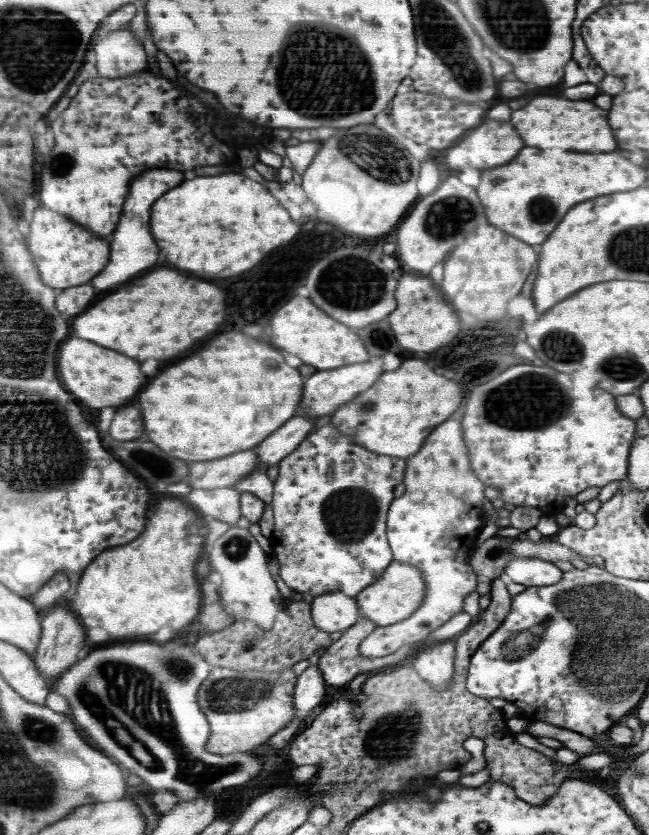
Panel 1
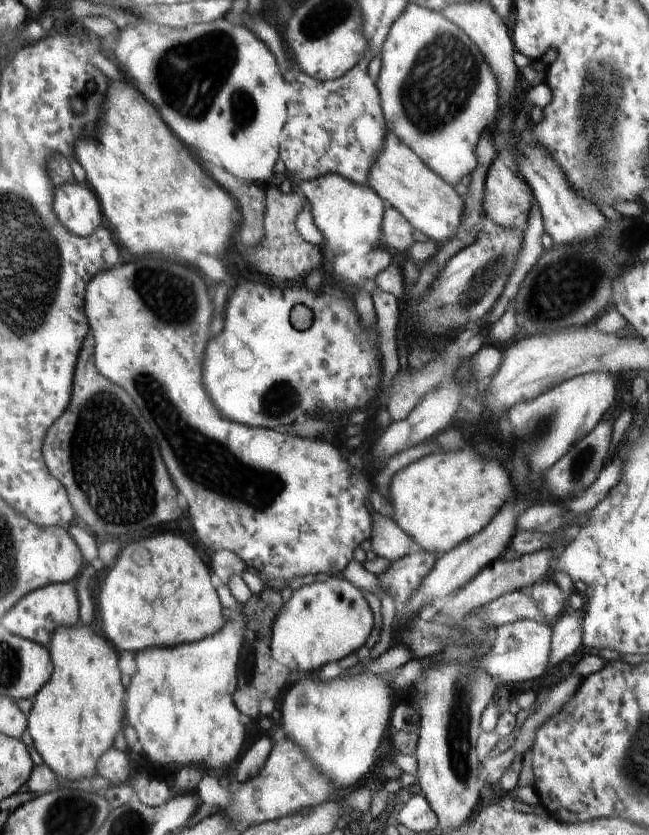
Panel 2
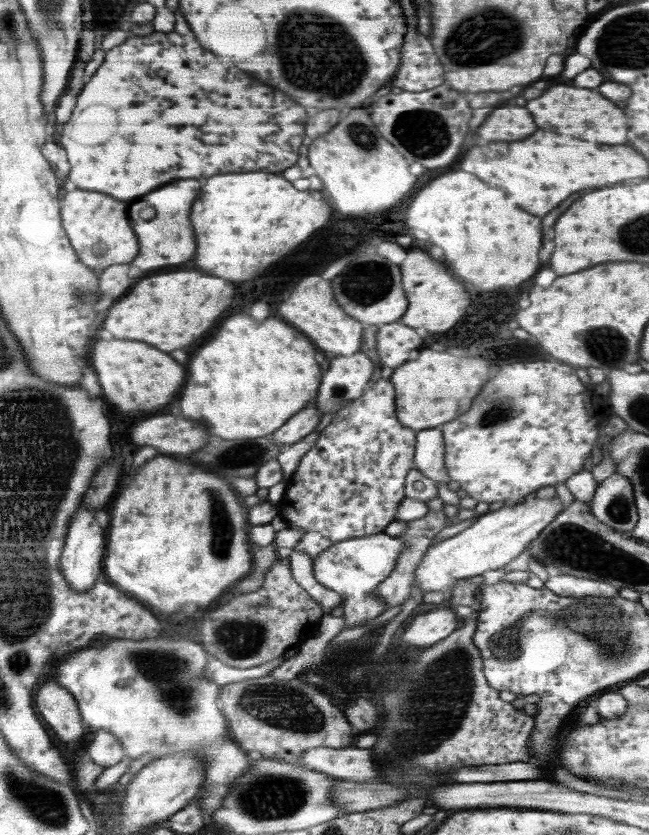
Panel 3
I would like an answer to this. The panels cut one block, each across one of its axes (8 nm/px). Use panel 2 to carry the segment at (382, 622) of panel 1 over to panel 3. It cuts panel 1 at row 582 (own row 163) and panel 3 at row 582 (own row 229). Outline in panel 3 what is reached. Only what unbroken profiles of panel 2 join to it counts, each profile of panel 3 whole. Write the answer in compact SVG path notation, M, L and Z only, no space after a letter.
M558 495L552 498L529 498L512 507L504 506L476 516L476 521L463 532L426 549L413 573L413 585L420 592L450 591L461 579L484 572L507 569L528 545L564 510Z

